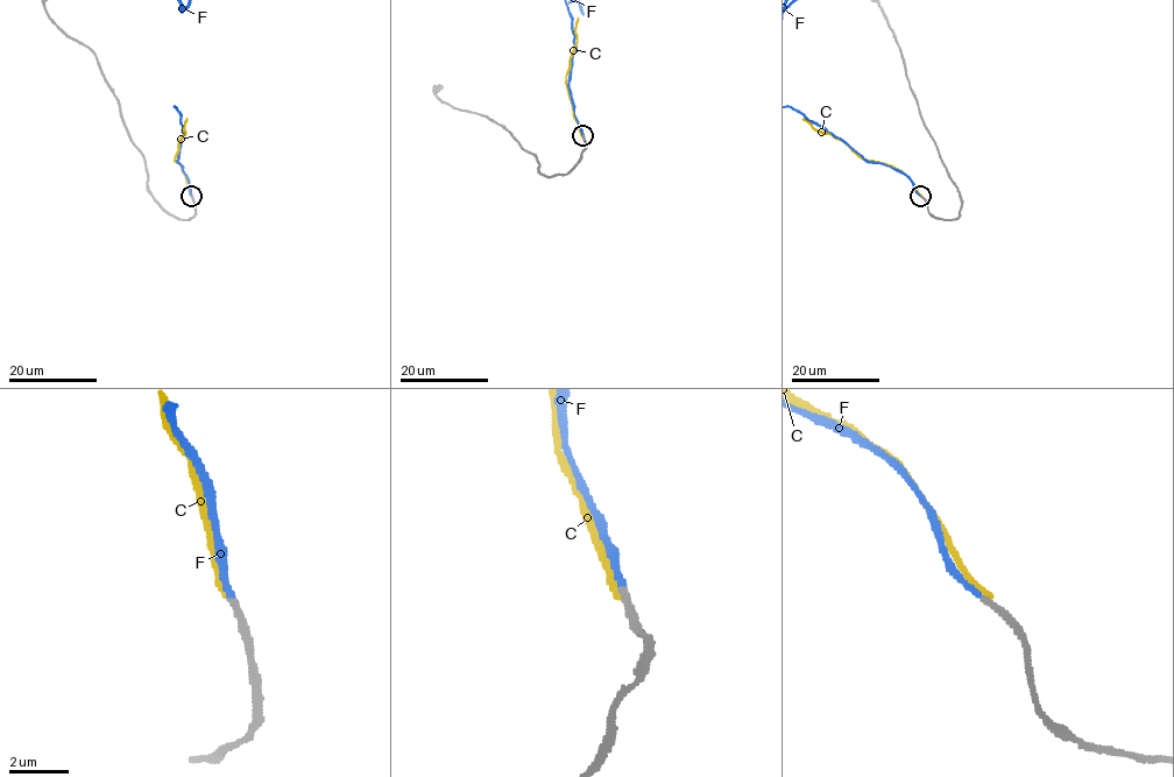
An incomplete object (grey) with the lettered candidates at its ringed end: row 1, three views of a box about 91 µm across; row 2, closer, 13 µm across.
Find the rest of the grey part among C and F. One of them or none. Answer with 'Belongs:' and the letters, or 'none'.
Belongs: F

